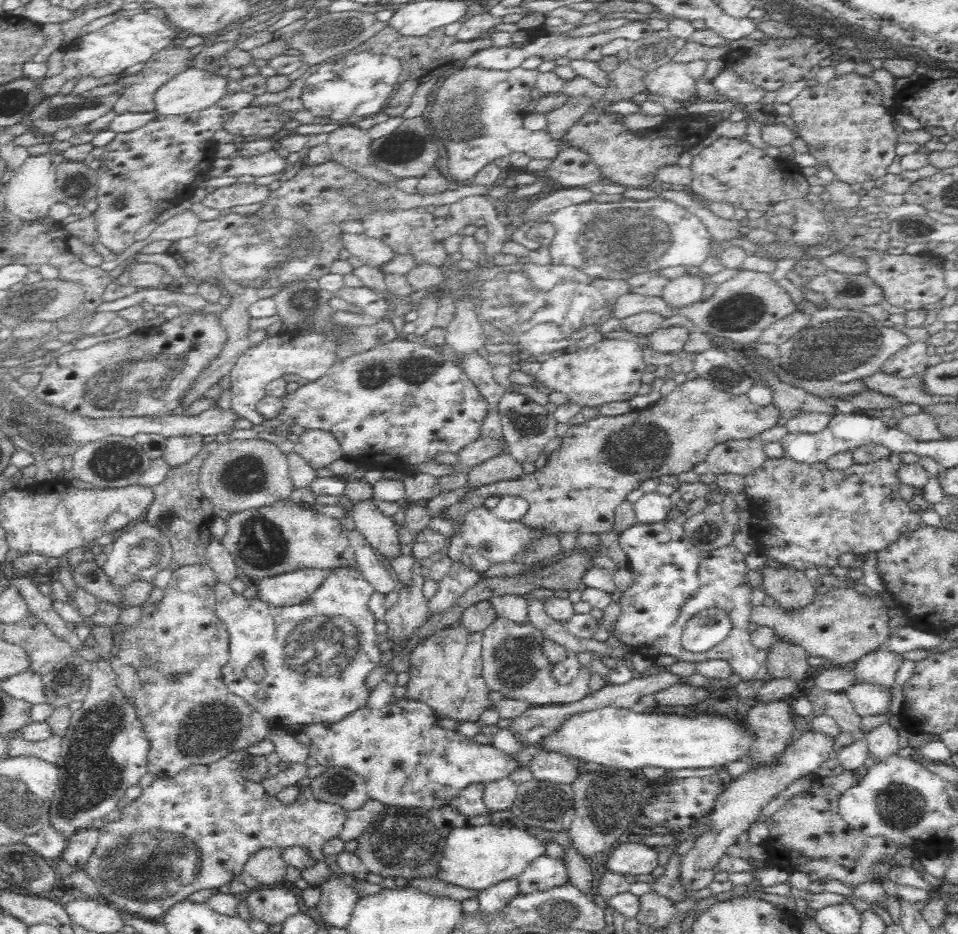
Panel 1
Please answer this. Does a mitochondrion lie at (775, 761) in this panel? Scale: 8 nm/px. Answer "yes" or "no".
no

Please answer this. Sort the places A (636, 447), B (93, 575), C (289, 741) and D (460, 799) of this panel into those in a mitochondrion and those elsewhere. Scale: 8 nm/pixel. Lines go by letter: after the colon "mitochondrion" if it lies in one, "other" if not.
A: mitochondrion
B: other
C: other
D: other

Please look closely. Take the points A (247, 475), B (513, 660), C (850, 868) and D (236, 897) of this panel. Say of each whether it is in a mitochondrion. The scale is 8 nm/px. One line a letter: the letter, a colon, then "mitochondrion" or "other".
A: mitochondrion
B: mitochondrion
C: other
D: other

